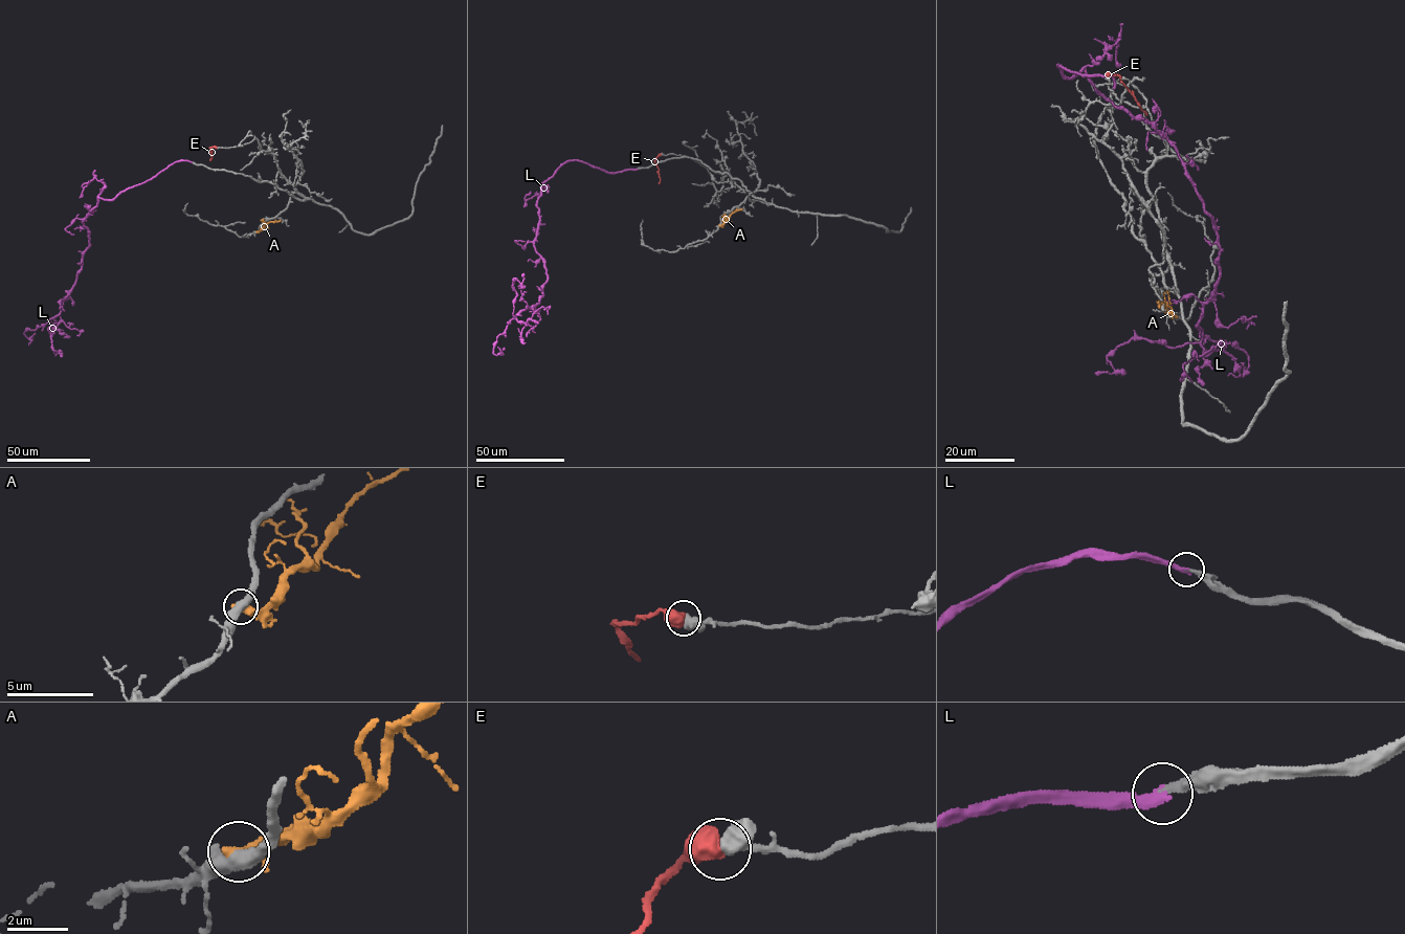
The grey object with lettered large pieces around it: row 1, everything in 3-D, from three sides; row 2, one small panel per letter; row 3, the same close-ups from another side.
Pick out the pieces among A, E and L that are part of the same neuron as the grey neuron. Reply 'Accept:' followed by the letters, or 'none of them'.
Accept: E, L

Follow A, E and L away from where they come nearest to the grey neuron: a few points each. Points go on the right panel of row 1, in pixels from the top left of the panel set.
A: (1172, 314), (1168, 314), (1172, 308), (1165, 303), (1159, 307)
E: (1108, 75), (1110, 73), (1118, 75), (1145, 115)
L: (1113, 87), (1113, 73), (1058, 64), (1174, 147), (1212, 219), (1219, 281), (1202, 338), (1131, 338), (1095, 374)

